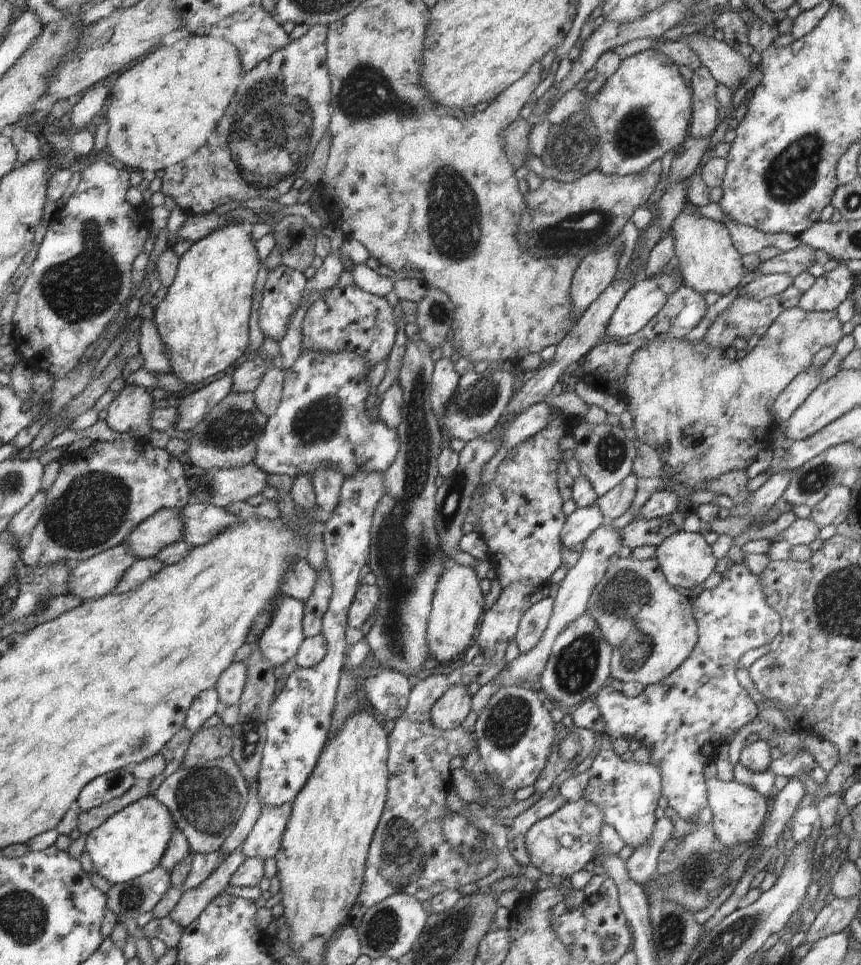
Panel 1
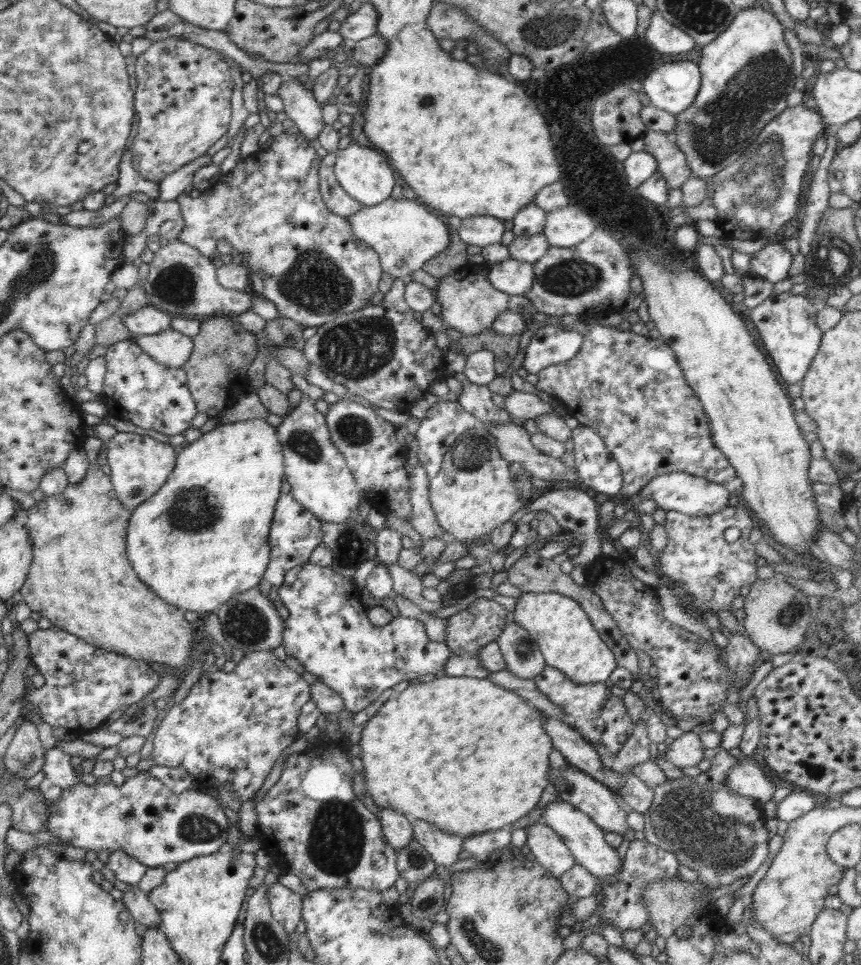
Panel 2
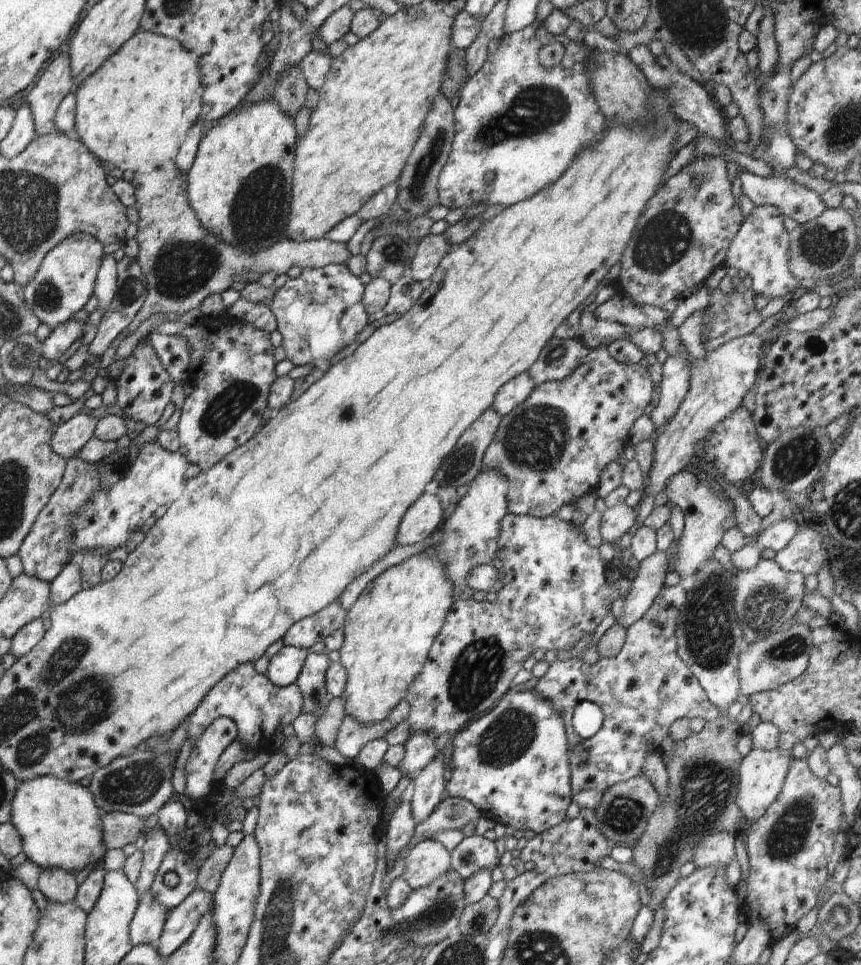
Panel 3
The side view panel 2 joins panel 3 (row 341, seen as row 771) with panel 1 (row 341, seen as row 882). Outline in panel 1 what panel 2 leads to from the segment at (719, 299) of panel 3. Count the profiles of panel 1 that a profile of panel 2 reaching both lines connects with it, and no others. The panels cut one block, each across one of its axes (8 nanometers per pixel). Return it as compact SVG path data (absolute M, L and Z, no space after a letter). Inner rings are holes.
M792 284L790 288L783 290L775 297L758 299L754 297L738 297L729 305L708 328L702 341L707 345L720 349L724 352L731 347L731 343L735 338L752 338L752 336L764 336L768 327L779 317L782 311L792 307L799 306L799 300L802 293Z

